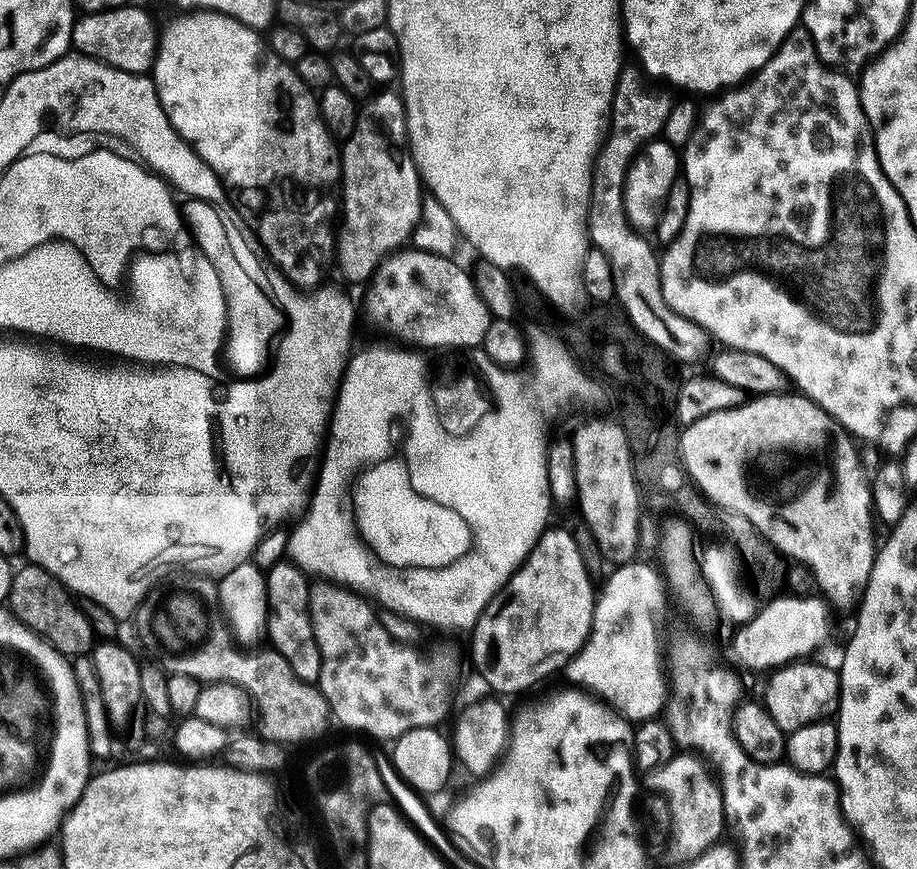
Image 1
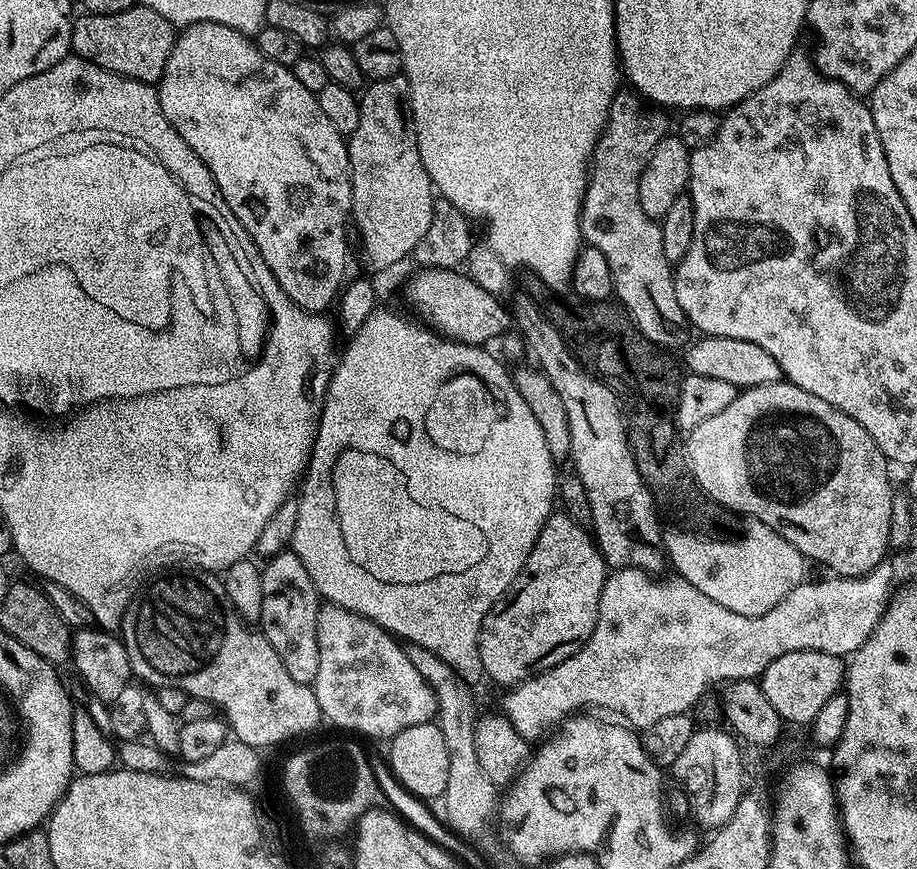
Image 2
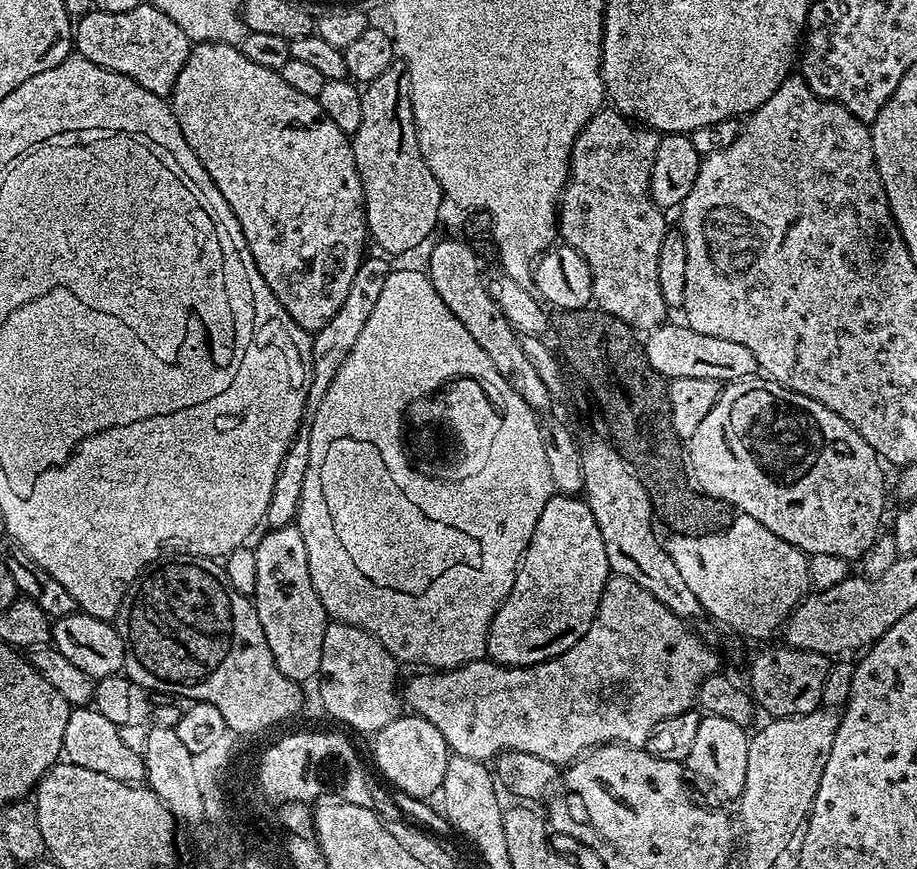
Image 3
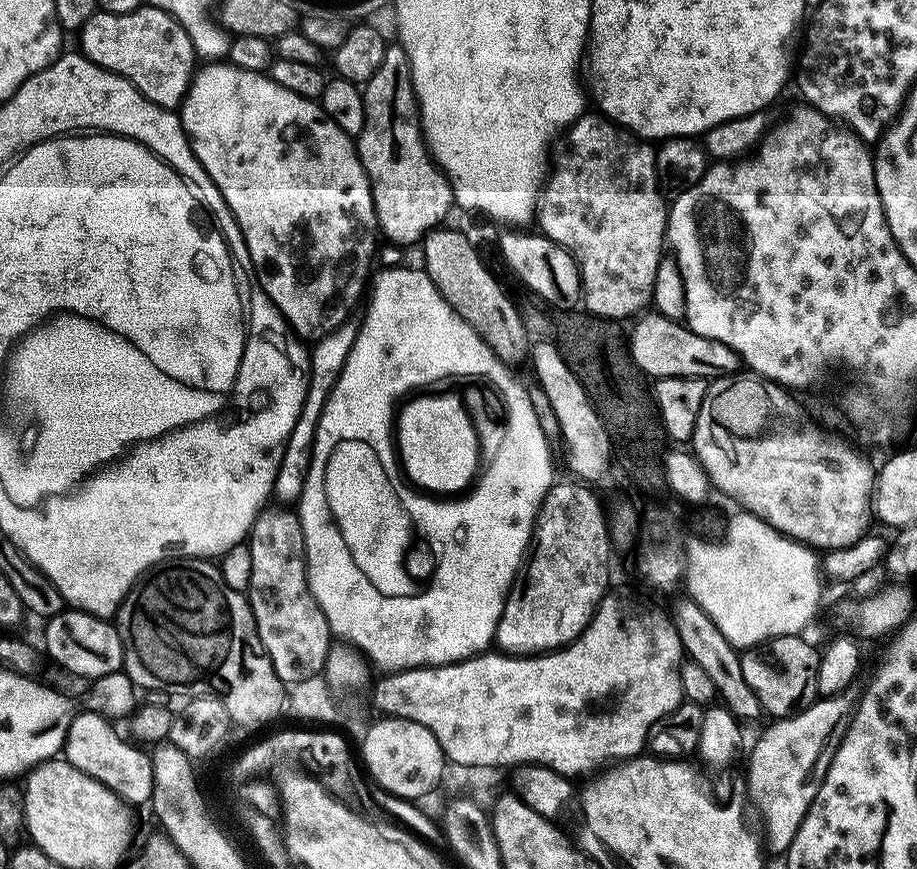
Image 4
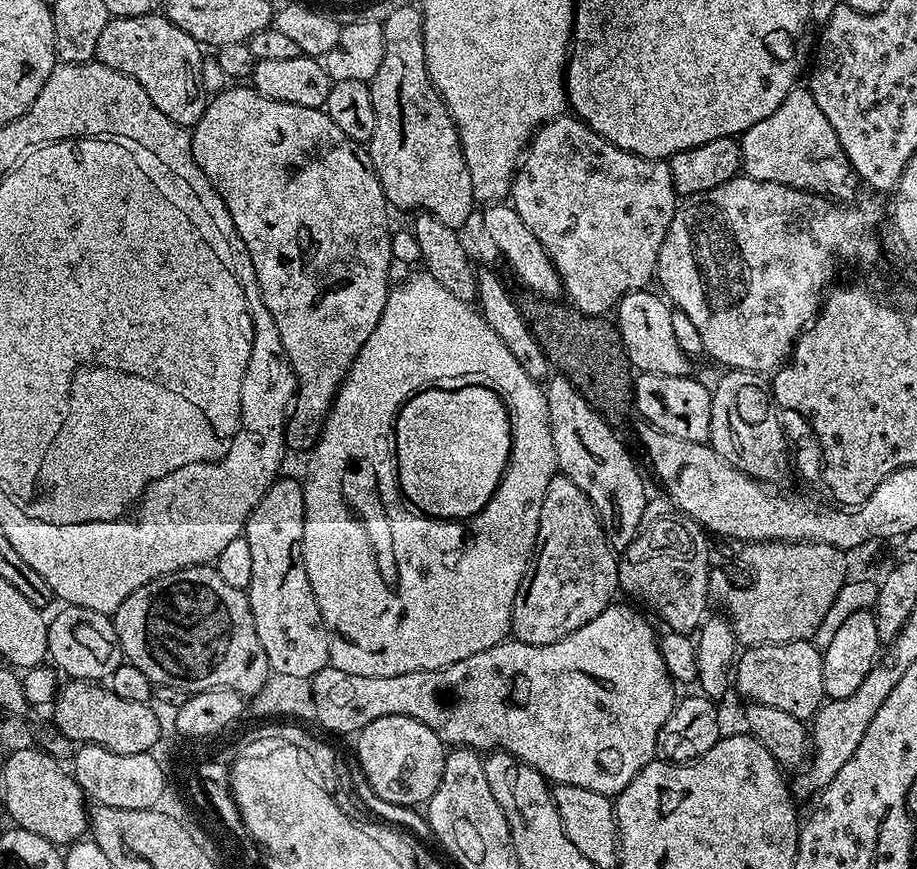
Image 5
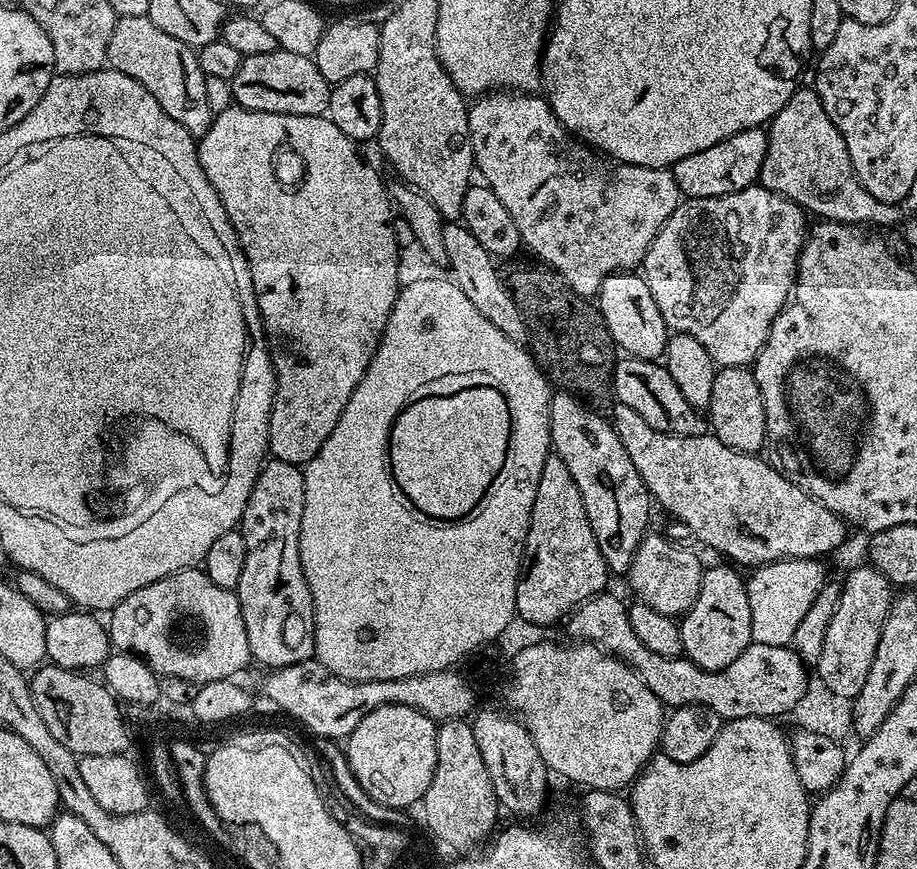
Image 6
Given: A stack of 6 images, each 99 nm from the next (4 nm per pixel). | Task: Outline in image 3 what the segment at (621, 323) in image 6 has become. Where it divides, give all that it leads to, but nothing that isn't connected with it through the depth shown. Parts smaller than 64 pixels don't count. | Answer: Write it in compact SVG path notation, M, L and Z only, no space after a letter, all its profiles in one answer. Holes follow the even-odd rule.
M665 322L647 333L642 347L644 357L669 381L678 378L714 378L721 382L746 380L758 372L754 354L742 346L742 342L730 342L730 338L714 338L710 334L698 334L698 330L683 323Z

